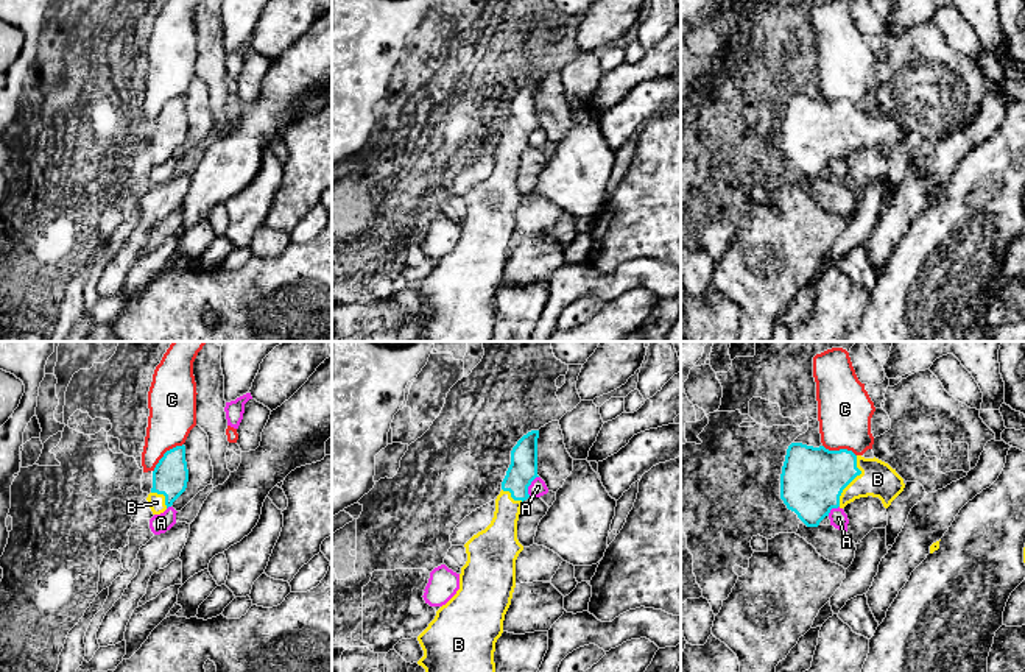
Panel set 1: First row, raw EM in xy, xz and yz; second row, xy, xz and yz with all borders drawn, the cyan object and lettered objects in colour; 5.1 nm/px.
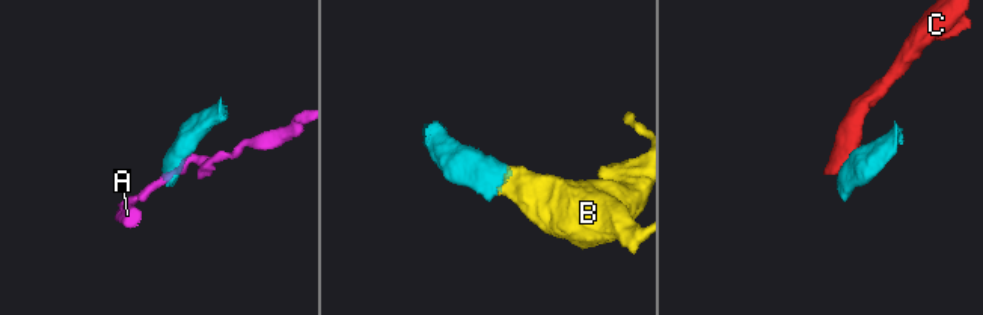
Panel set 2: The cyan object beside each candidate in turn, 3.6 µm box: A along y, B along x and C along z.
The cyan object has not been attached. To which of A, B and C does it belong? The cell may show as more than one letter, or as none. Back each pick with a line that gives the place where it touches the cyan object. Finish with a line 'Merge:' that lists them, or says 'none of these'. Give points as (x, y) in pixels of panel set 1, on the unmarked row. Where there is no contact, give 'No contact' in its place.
B: Touches cyan at yz (852, 130)
Merge: B

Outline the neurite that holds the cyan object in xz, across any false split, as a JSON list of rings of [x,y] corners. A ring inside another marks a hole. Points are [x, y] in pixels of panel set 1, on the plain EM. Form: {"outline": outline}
{"outline": [[[539,81],[523,86],[511,101],[511,115],[495,150],[491,175],[466,195],[467,212],[461,218],[460,240],[442,256],[428,278],[417,287],[425,320],[419,341],[492,341],[495,293],[503,284],[505,265],[516,239],[516,210],[523,201],[517,190],[522,154],[530,148],[528,137],[537,126]]]}

